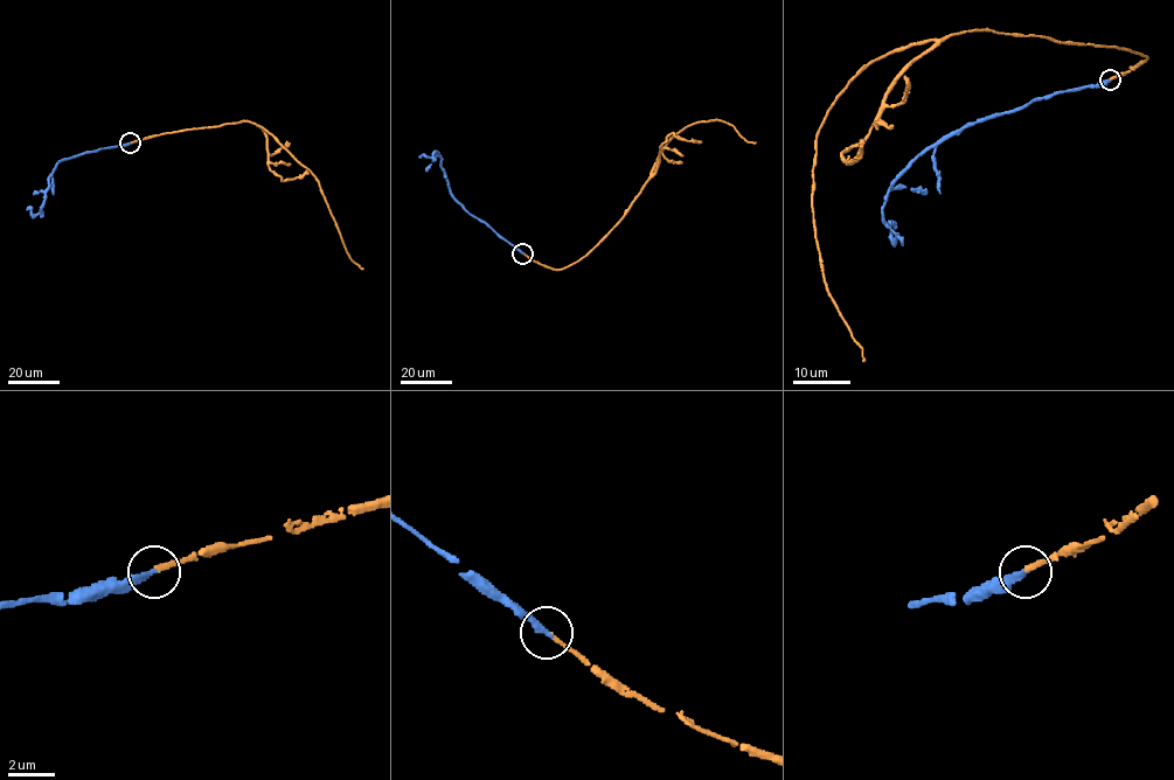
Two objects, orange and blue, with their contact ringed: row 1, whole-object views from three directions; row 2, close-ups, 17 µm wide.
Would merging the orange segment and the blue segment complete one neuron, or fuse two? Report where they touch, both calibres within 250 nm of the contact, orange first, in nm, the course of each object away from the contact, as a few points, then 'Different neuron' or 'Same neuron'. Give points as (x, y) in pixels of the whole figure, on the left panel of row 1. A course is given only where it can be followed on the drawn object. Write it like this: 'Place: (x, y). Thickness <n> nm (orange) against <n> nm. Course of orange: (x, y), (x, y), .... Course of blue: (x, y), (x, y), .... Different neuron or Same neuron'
Place: (130, 143). Thickness 190 nm (orange) against 240 nm. Course of orange: (130, 144), (165, 133), (241, 122), (255, 123), (314, 176), (349, 257), (363, 269). Course of blue: (130, 144), (62, 159), (48, 178), (39, 213), (33, 215), (27, 209). Same neuron

